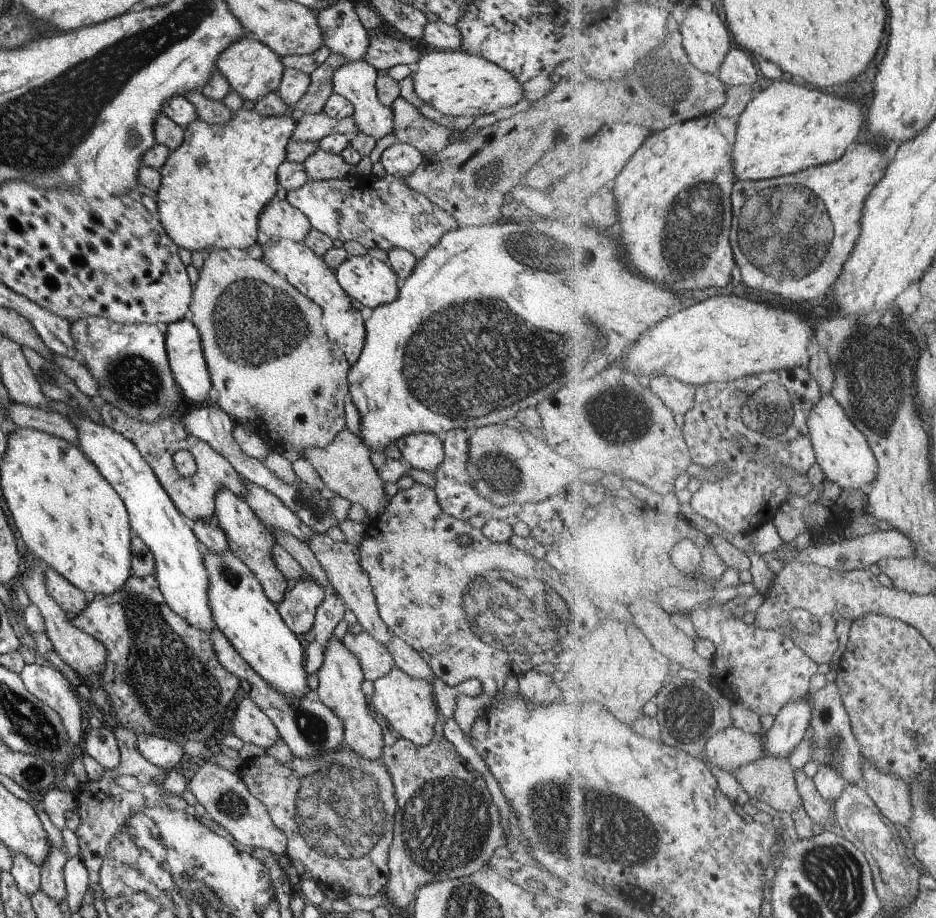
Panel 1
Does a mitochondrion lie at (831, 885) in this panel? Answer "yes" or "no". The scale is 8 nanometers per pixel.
yes

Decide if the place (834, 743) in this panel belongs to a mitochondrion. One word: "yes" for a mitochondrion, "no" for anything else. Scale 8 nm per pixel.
yes

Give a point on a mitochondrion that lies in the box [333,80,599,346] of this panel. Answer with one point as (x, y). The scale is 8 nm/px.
(518, 245)

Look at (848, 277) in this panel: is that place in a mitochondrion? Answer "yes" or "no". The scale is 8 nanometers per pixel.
no

